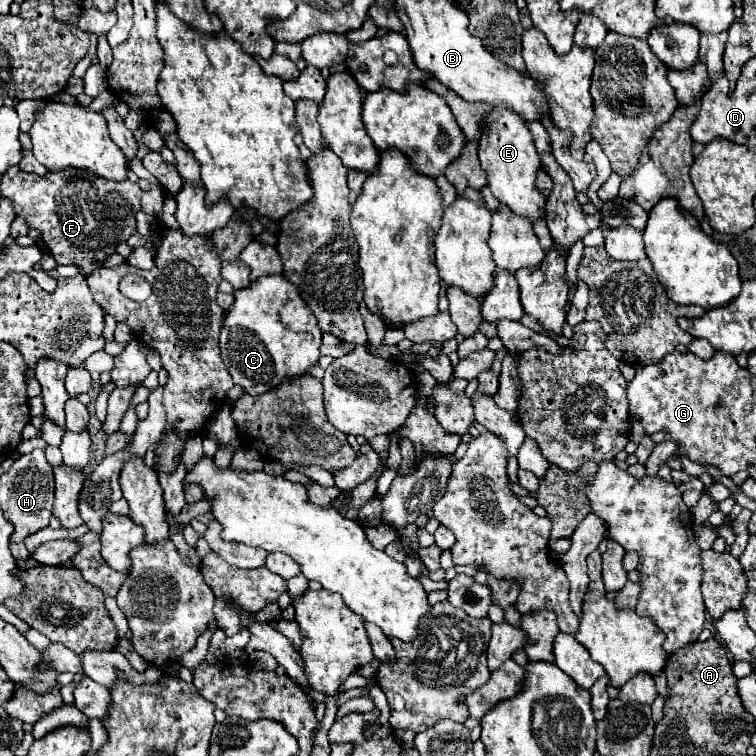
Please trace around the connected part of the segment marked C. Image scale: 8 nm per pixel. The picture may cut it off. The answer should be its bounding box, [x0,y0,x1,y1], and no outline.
[220,277,322,395]

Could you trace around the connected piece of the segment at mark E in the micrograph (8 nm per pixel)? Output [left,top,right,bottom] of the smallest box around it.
[478,109,546,223]

